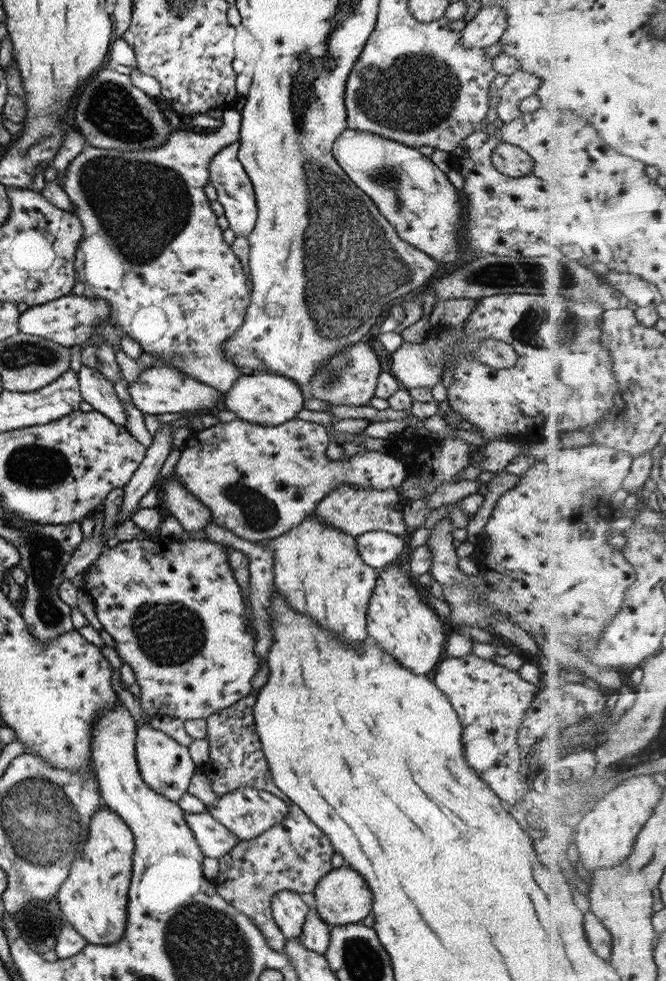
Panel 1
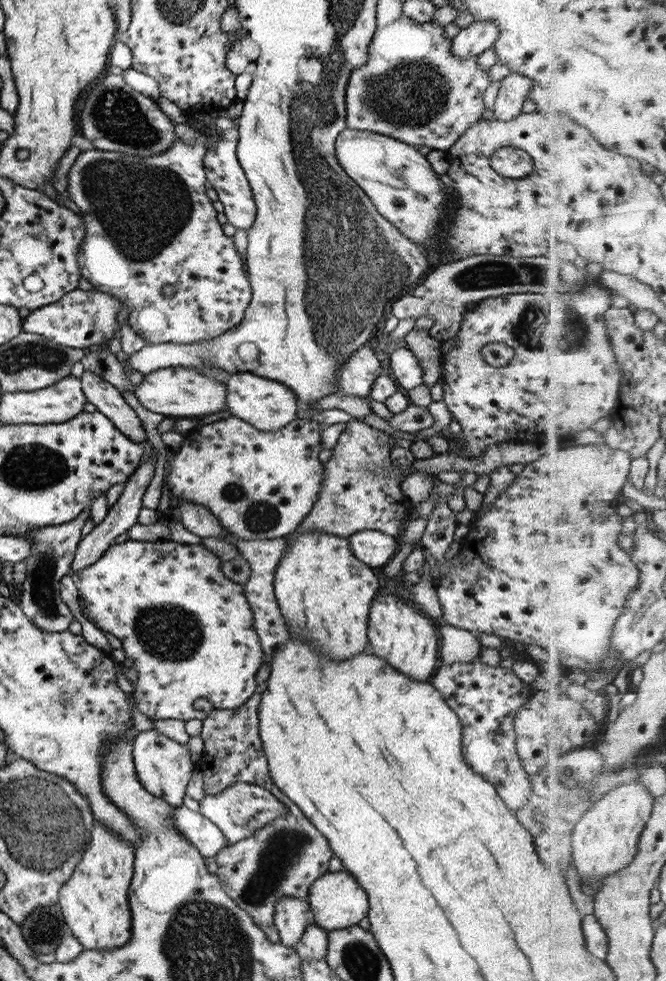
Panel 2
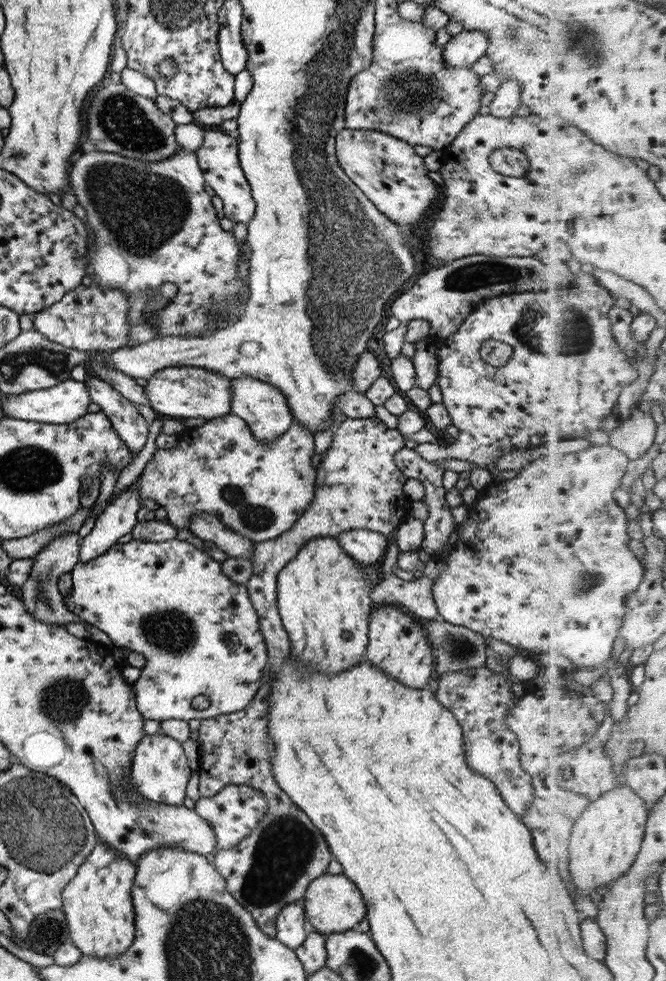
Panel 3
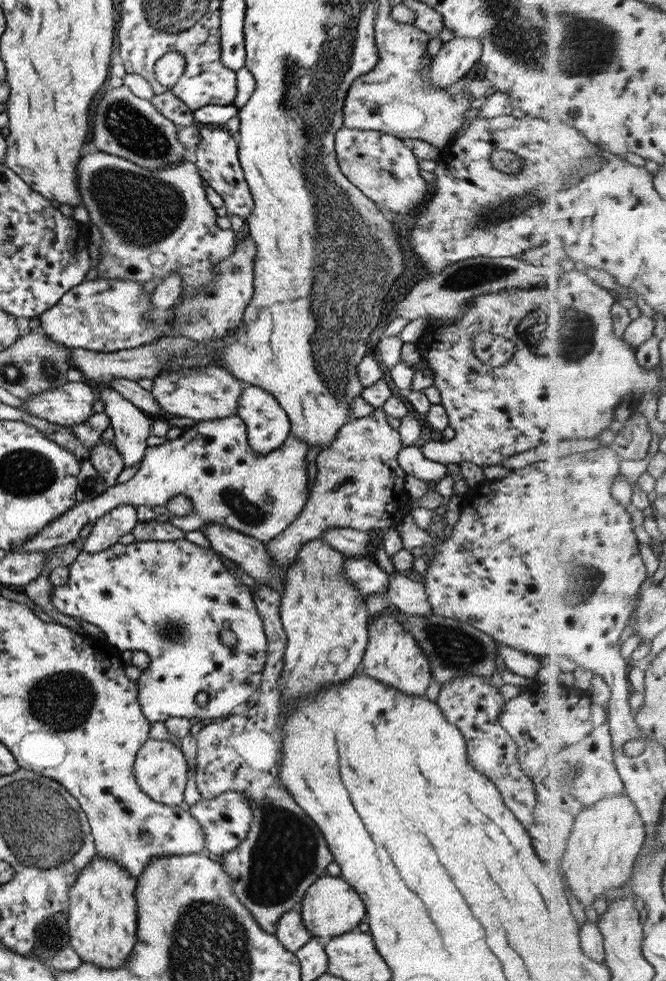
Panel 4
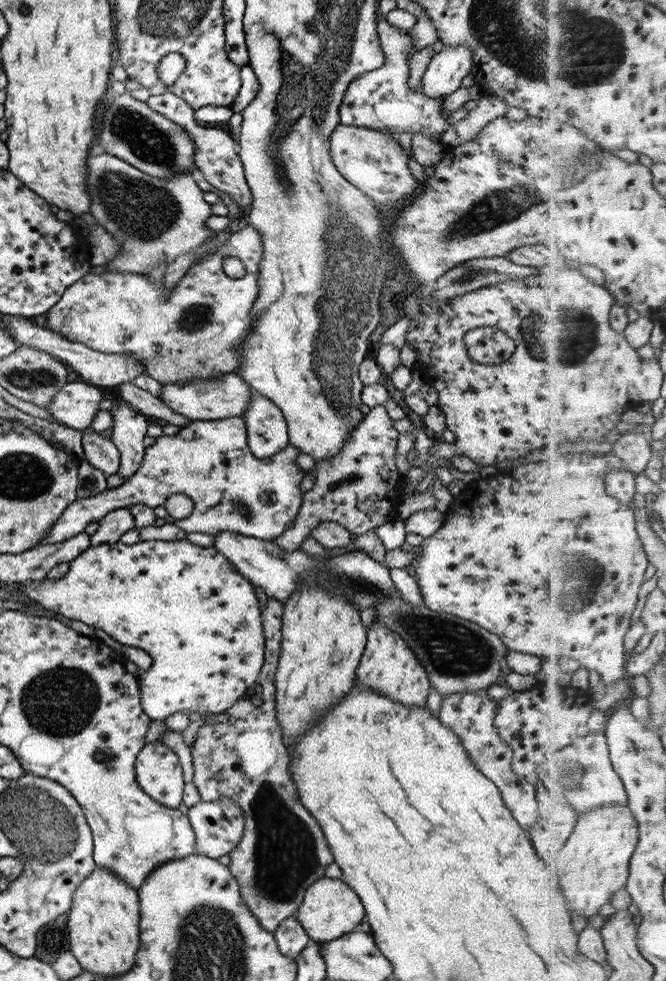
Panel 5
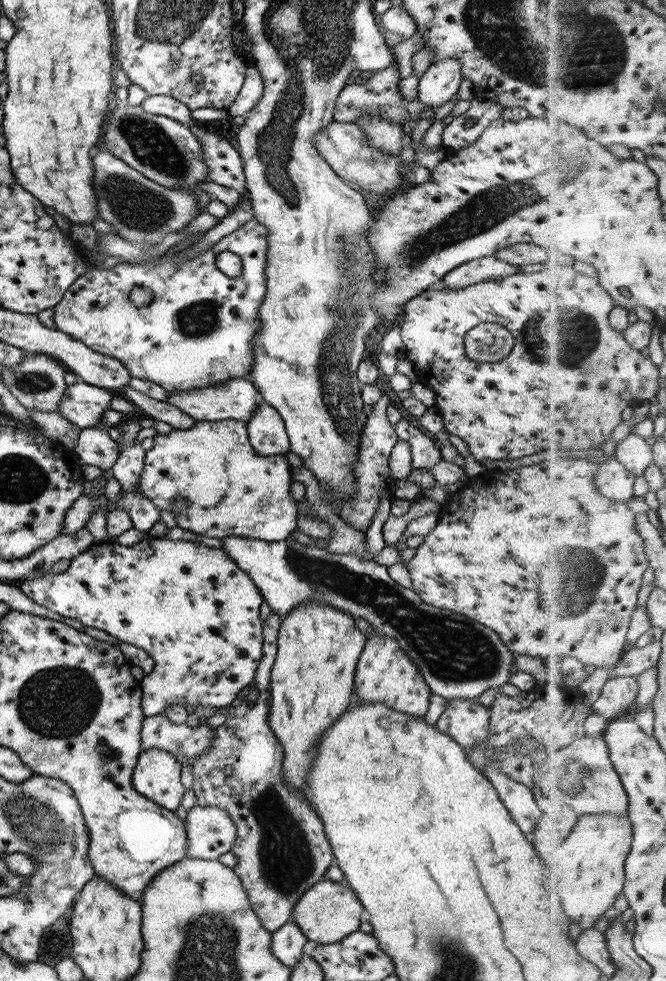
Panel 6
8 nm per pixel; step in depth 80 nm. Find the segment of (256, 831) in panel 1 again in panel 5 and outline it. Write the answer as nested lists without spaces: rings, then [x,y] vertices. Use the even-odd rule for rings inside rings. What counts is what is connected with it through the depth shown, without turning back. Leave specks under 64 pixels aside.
[[[221,797],[218,801],[213,802],[198,801],[187,809],[186,817],[195,833],[194,853],[210,859],[219,858],[223,854],[228,855],[243,834],[243,811],[227,797]]]

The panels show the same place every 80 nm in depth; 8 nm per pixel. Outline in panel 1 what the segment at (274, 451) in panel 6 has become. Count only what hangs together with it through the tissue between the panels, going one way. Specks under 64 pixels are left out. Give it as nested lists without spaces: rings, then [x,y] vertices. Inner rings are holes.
[[[267,372],[241,373],[224,395],[227,410],[235,413],[241,421],[263,427],[279,426],[295,419],[306,398],[299,385],[291,382],[290,378]]]

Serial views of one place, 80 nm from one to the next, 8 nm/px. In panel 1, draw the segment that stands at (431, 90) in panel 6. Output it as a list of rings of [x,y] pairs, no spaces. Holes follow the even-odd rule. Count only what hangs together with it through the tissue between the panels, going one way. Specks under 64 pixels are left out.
[[[495,3],[483,5],[459,32],[459,46],[469,50],[486,49],[498,43],[505,27],[504,10]]]

